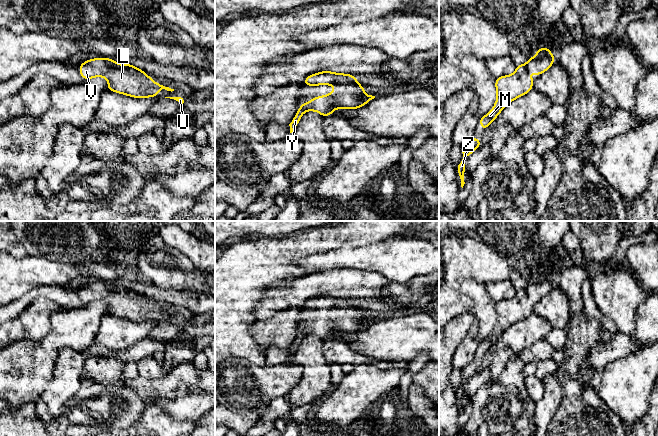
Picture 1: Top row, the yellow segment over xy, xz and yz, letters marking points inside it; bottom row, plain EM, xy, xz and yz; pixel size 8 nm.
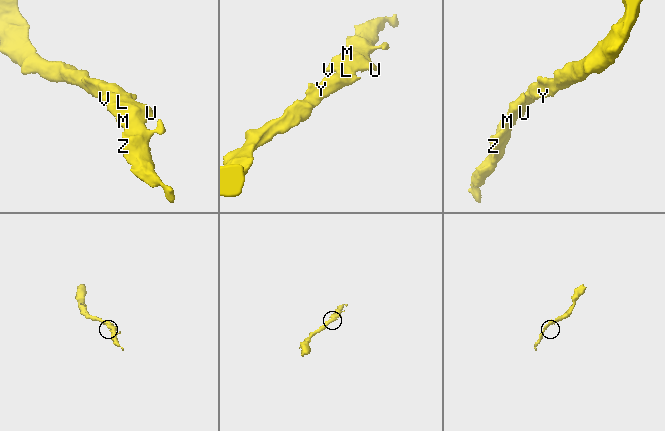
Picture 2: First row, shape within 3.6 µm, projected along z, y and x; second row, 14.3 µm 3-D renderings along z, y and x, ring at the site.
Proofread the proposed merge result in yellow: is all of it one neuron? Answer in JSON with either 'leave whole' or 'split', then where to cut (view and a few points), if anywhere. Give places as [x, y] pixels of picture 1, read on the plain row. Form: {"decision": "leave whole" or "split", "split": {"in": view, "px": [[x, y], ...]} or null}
{"decision": "leave whole", "split": null}

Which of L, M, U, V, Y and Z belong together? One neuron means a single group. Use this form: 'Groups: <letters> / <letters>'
Groups: L M U V Y Z

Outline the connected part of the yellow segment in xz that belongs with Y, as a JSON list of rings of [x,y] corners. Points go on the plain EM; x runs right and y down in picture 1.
[[[322,295],[306,301],[303,308],[305,310],[332,309],[335,315],[302,327],[289,348],[290,357],[298,350],[302,339],[306,335],[316,335],[325,341],[332,339],[337,332],[358,333],[375,322],[375,320],[366,319],[364,310],[360,309],[356,300],[351,298]]]

